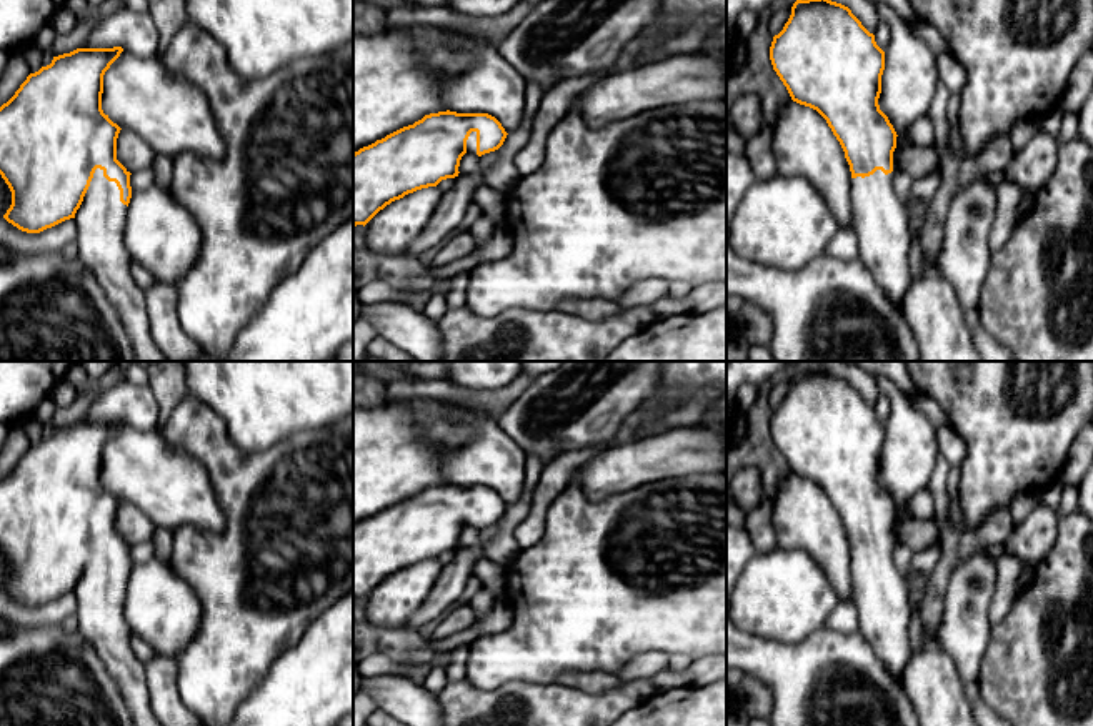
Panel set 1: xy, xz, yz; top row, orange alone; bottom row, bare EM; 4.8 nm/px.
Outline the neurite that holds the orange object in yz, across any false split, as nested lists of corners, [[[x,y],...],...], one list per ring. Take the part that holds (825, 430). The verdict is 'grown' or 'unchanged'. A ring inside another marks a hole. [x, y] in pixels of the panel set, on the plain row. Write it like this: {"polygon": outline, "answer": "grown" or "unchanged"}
{"polygon": [[[798,370],[783,403],[773,410],[770,433],[791,473],[816,483],[840,515],[851,544],[858,631],[878,659],[901,678],[911,656],[908,628],[913,613],[908,603],[908,581],[893,559],[893,525],[898,508],[878,478],[885,425],[848,380],[825,370],[808,373]]], "answer": "grown"}

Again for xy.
{"polygon": [[[122,420],[77,421],[53,430],[0,480],[0,548],[12,564],[3,591],[27,606],[73,591],[78,631],[117,679],[135,726],[162,726],[150,708],[145,663],[132,651],[123,614],[132,546],[117,533],[122,501],[102,483],[103,448],[122,425]]], "answer": "grown"}

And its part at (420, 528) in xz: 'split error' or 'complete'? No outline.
split error

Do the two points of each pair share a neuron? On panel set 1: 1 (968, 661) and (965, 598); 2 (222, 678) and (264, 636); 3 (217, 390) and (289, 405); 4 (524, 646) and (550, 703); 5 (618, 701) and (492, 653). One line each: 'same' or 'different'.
1: same
2: same
3: same
4: different
5: different

